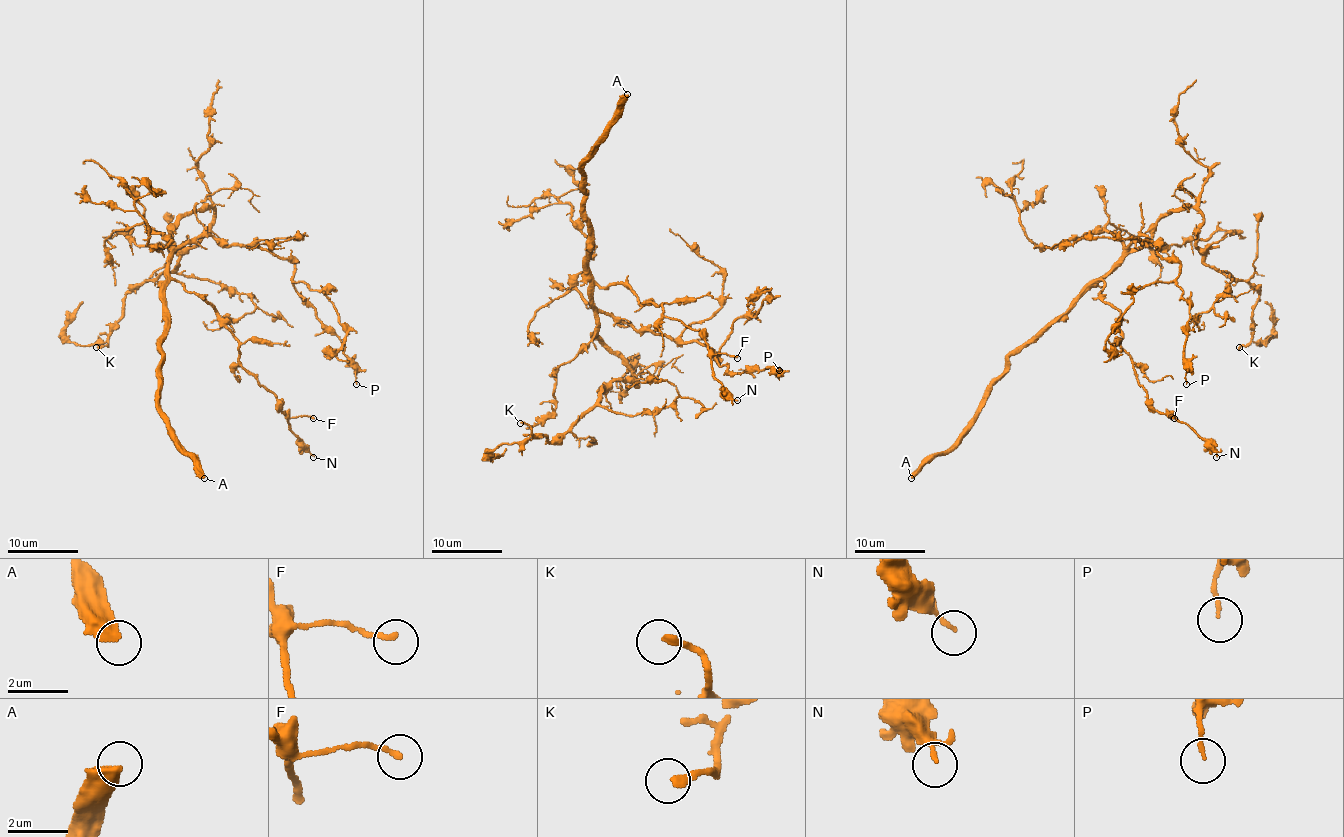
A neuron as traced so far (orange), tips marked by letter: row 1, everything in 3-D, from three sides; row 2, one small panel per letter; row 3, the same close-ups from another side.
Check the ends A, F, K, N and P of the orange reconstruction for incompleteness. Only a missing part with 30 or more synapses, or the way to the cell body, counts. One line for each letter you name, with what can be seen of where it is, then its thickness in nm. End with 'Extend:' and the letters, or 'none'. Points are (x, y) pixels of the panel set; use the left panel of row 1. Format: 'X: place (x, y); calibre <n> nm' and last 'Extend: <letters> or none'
A: place (204, 478); calibre 480 nm
K: place (96, 347); calibre 260 nm
Extend: A, K

